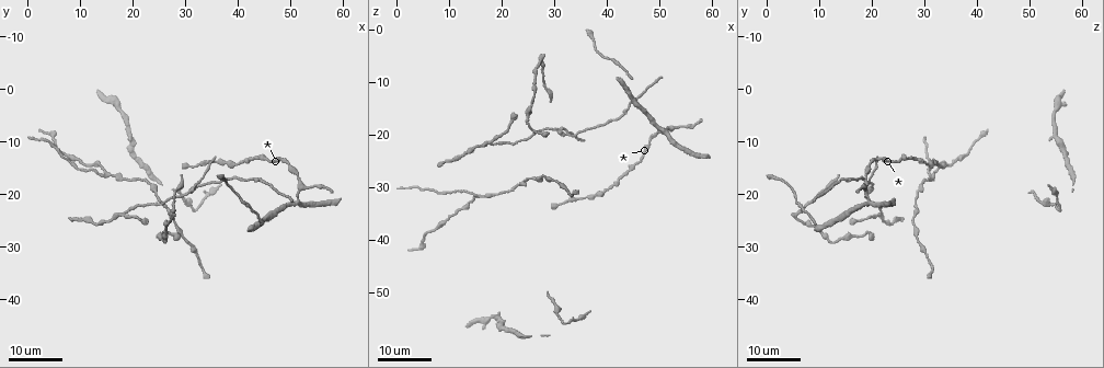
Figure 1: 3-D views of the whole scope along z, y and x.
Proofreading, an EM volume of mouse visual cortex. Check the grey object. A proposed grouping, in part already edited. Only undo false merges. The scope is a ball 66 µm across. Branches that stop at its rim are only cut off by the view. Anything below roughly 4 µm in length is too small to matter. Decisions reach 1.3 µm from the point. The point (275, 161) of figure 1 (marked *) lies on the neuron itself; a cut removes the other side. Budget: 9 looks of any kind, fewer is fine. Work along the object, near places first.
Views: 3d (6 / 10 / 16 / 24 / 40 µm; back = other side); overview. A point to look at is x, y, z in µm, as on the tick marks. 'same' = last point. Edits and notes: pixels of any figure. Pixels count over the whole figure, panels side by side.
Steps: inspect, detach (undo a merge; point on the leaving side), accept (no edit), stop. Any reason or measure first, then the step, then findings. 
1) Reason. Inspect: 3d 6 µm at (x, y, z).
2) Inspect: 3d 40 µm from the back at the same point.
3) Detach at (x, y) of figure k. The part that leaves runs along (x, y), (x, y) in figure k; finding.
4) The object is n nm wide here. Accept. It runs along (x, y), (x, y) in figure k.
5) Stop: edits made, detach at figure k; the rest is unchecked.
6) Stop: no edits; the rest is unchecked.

Three arms meet. Inspect: 3d 16 µm at (31.0, 19.5, 18.5).

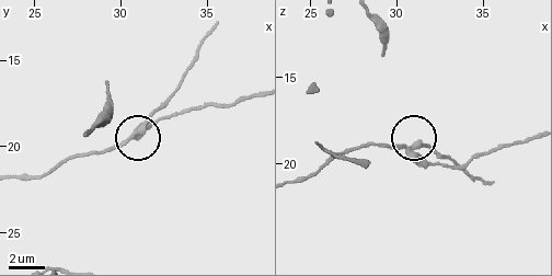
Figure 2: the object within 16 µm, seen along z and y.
Inspect: 3d 6 µm at (31.3, 19.1, 18.9).

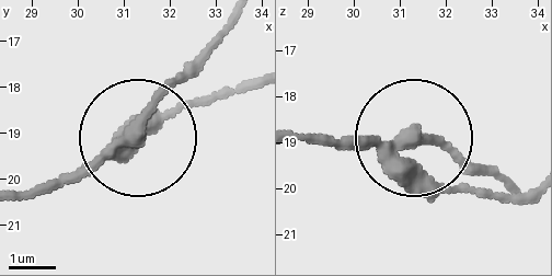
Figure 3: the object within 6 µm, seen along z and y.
3 arms meet here. Detach at (154, 98) of figure 3. The part that leaves runs along (117, 144), (230, 19) in figure 3; two neurons meet here.

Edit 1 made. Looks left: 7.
Inspect: overview.

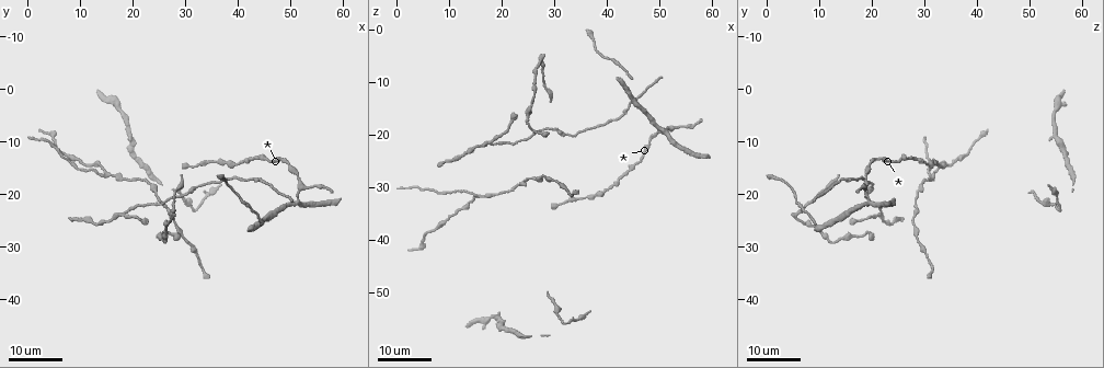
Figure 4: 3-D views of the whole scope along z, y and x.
Three arms meet. Inspect: 3d 24 µm at (18.0, 23.5, 21.0).

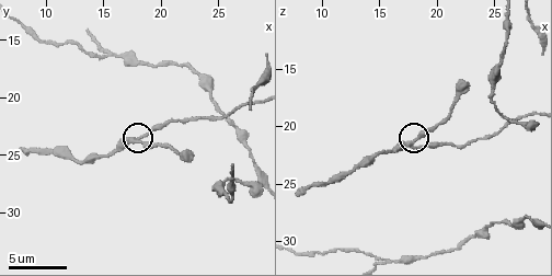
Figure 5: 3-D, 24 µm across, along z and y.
Inspect: 3d 6 µm at (17.6, 23.6, 21.4).

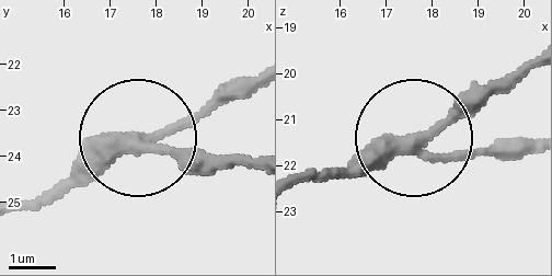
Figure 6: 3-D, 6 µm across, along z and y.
3 arms meet here. Accept. One neuron here.

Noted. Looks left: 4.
Side arm on a straight run. Inspect: 3d 10 µm at (15.0, 16.6, 31.6).

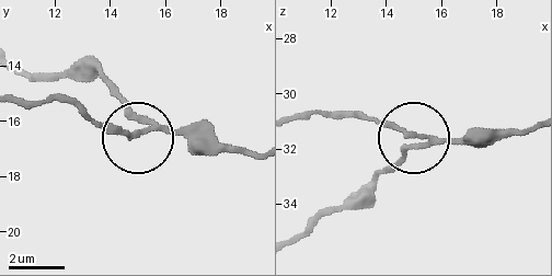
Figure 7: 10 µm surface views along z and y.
Accept. All the same neuron.

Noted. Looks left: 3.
Inspect: 3d 16 µm at (23.6, 18.4, 29.2).

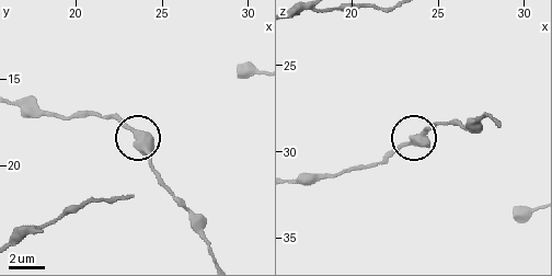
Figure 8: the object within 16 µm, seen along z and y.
The side arm is 22 µm long. Accept. Continuous, no second neuron.

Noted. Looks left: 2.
Stop: edits made, detach at figure 3; the rest is unchecked.

